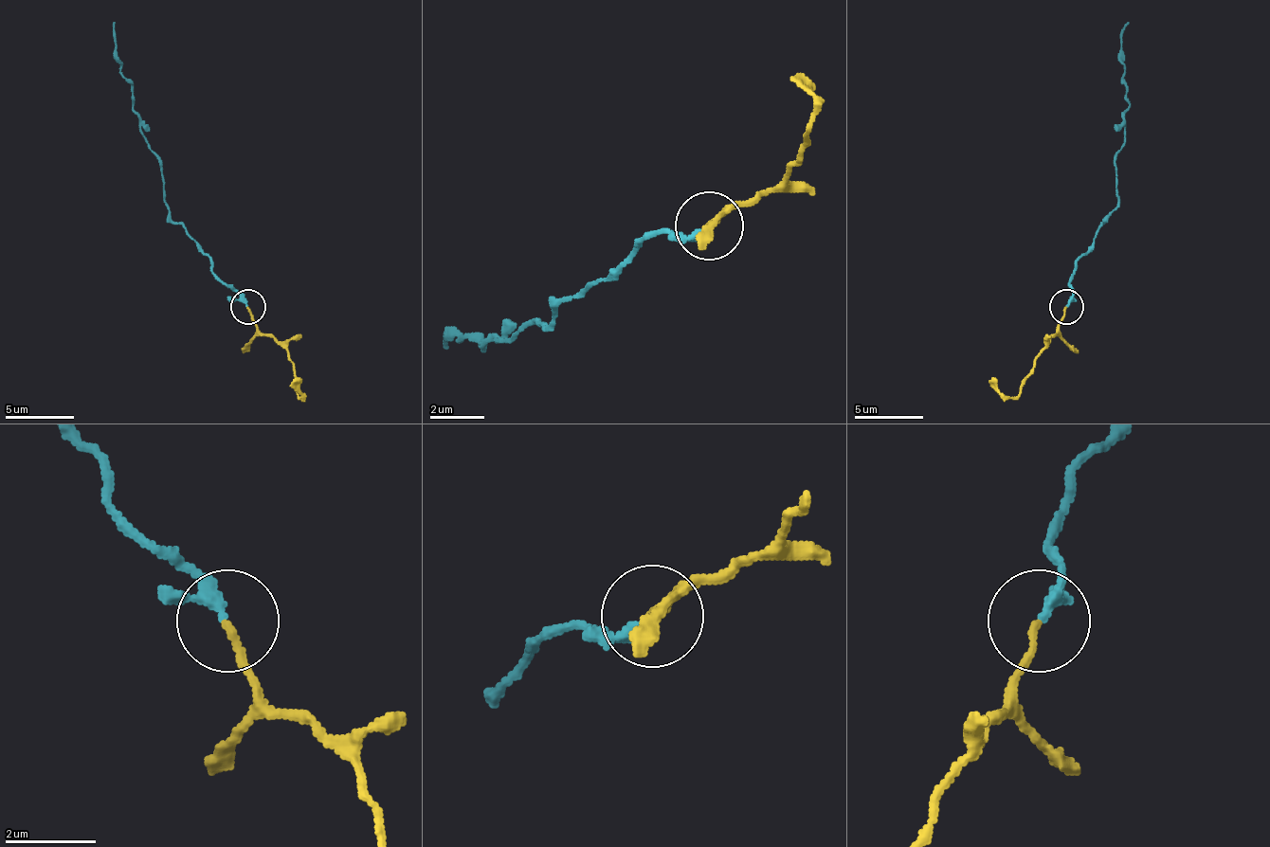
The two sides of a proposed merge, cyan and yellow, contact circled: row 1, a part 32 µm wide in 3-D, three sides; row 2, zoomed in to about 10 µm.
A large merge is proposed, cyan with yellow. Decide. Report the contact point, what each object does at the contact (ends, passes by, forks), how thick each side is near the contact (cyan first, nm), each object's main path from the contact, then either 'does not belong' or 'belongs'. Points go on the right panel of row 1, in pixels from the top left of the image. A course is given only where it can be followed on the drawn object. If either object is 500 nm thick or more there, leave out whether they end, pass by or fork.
place (1066, 307); cyan passes by; yellow ends; calibres 200 and 160 nm; course cyan (1065, 306), (1072, 296), (1069, 279), (1076, 261), (1116, 206), (1116, 165), (1127, 106), (1120, 30), (1127, 23); course yellow (1065, 306), (1055, 336), (1034, 361), (1017, 395), (1003, 395), (993, 378); belongs

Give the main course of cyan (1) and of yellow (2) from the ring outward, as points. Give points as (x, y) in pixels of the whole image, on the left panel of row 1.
1: (248, 306), (166, 206), (163, 165), (149, 147), (142, 117), (132, 106), (132, 81), (117, 58), (115, 23)
2: (248, 306), (252, 323), (273, 336), (294, 361), (300, 395), (294, 378)

